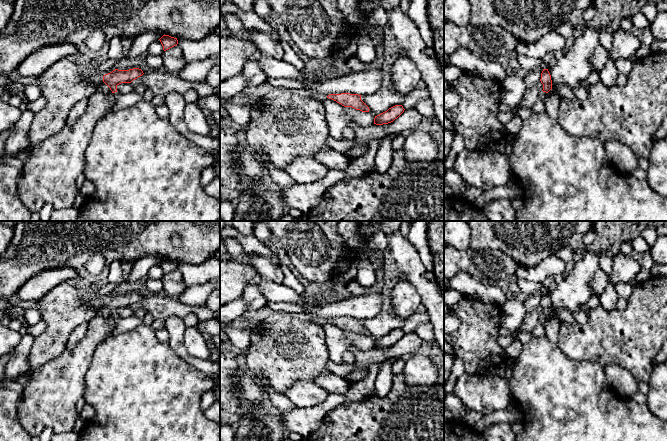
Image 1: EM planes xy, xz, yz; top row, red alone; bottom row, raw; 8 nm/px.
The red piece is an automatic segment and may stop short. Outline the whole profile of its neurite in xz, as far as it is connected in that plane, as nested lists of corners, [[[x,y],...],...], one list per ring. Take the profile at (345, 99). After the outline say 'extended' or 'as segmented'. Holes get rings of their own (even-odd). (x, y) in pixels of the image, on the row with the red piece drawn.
[[[341,93],[341,94],[330,94],[327,98],[336,101],[344,107],[352,107],[362,112],[369,112],[369,107],[361,100],[361,95]]]; as segmented

